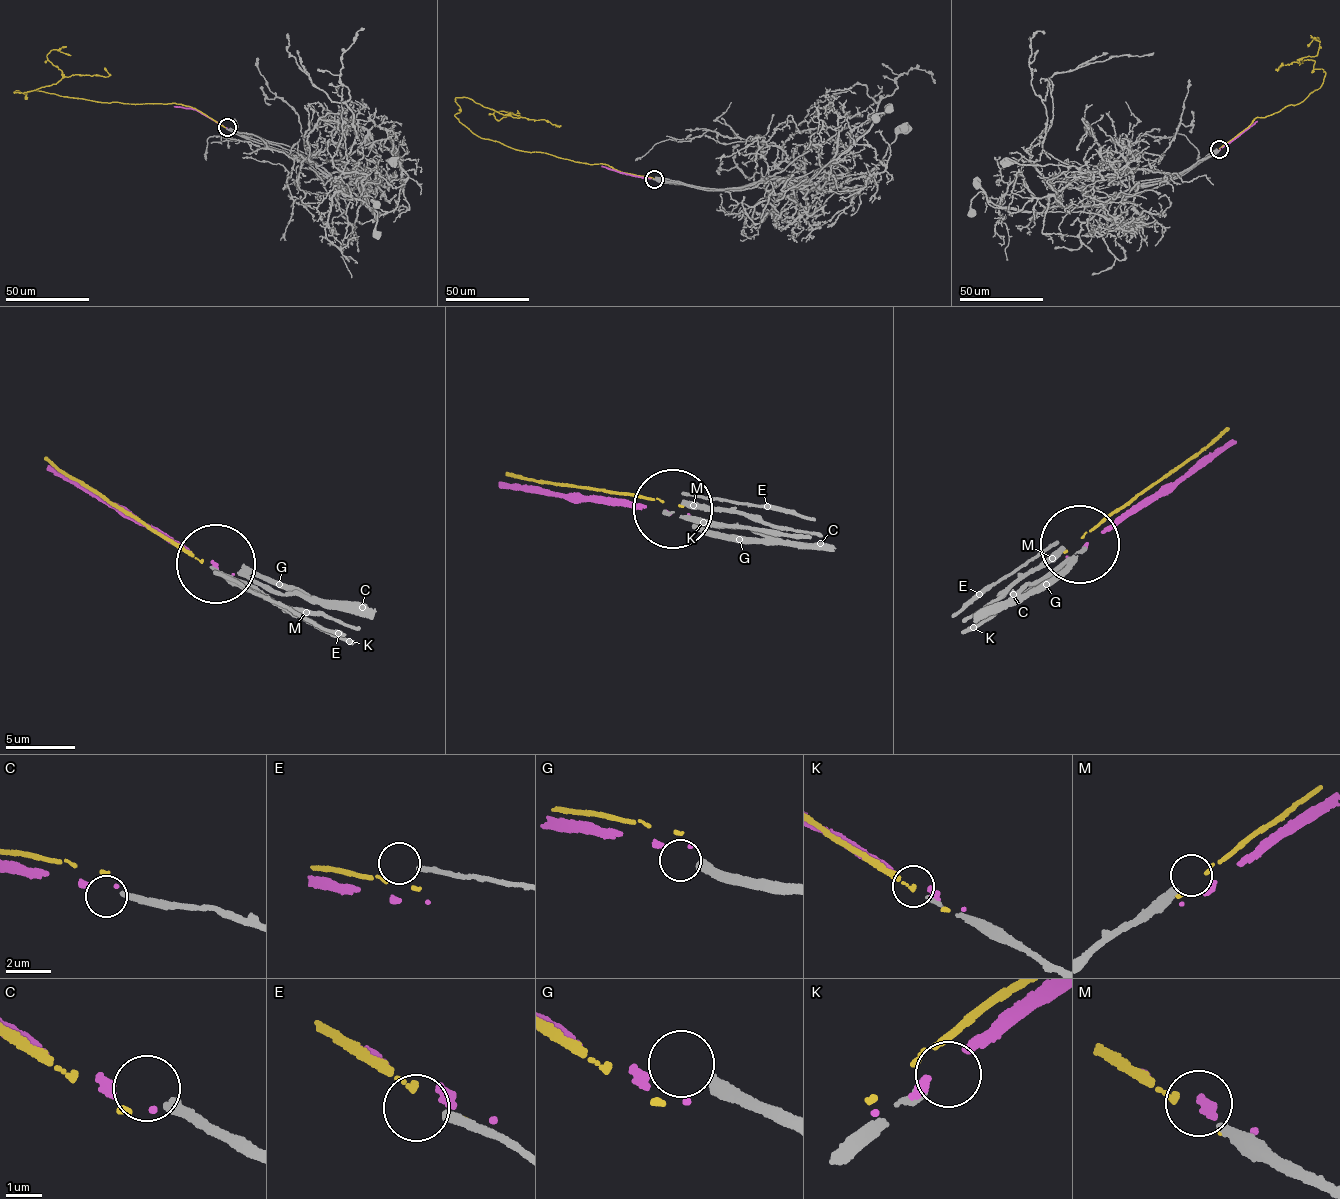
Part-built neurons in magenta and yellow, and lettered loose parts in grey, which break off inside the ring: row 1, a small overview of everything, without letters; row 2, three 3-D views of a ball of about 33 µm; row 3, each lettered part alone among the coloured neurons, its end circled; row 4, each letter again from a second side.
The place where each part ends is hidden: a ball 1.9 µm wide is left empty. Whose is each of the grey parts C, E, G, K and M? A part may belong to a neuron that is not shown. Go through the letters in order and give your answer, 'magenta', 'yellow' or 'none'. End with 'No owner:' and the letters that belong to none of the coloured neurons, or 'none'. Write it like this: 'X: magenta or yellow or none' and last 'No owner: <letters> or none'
C: none
E: none
G: none
K: none
M: none
No owner: C, E, G, K, M

